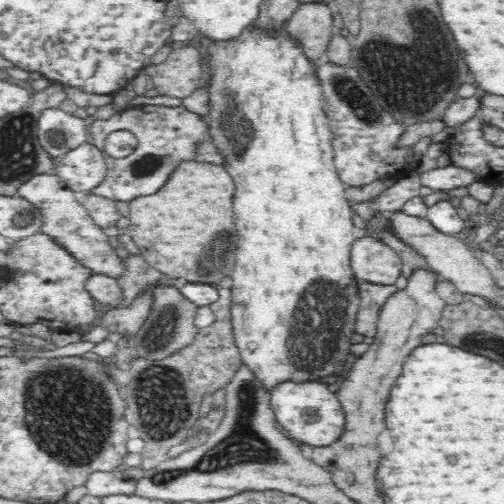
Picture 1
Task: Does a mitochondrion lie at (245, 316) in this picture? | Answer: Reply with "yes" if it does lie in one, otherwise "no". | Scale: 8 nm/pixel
no

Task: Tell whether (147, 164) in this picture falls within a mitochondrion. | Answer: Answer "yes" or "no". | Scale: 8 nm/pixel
yes

